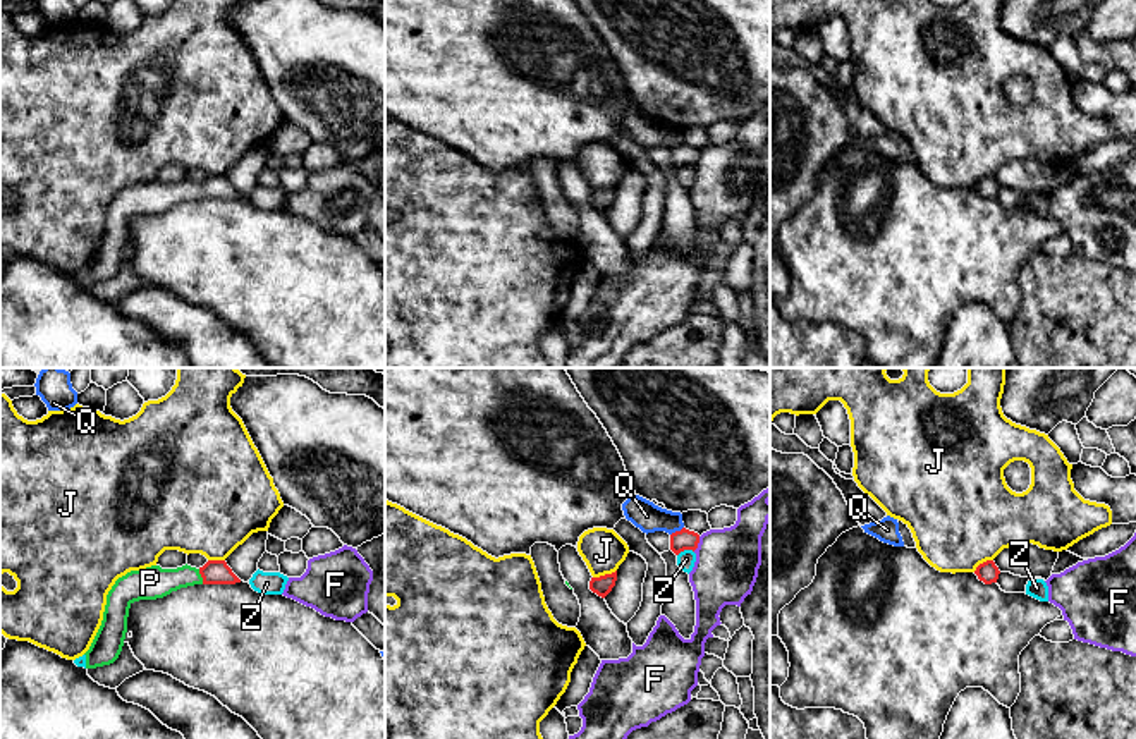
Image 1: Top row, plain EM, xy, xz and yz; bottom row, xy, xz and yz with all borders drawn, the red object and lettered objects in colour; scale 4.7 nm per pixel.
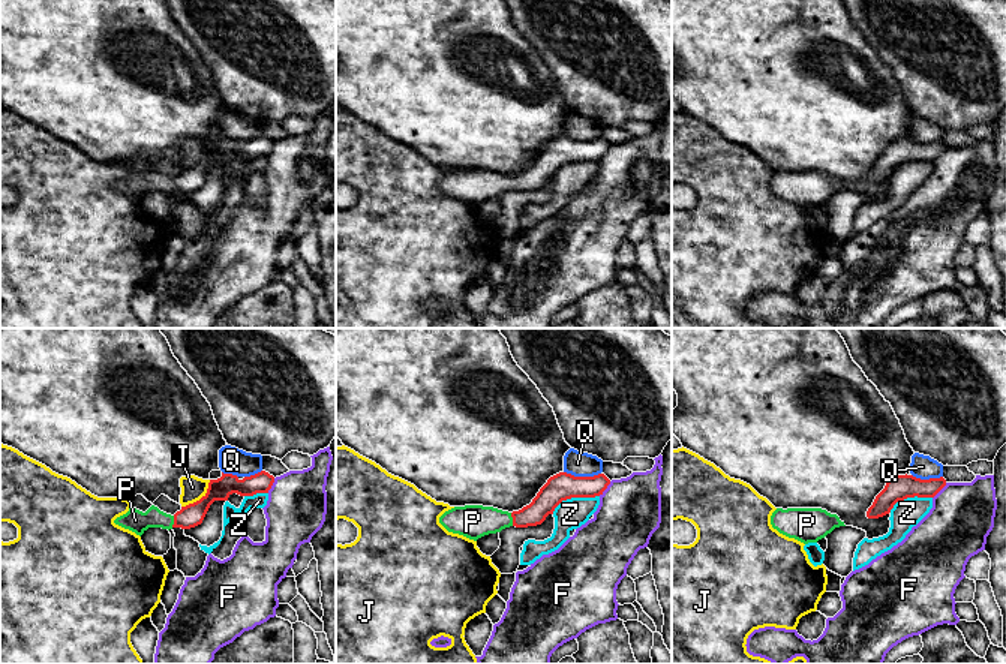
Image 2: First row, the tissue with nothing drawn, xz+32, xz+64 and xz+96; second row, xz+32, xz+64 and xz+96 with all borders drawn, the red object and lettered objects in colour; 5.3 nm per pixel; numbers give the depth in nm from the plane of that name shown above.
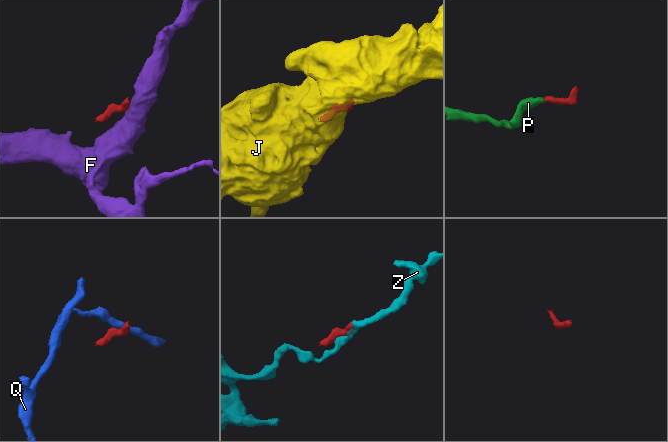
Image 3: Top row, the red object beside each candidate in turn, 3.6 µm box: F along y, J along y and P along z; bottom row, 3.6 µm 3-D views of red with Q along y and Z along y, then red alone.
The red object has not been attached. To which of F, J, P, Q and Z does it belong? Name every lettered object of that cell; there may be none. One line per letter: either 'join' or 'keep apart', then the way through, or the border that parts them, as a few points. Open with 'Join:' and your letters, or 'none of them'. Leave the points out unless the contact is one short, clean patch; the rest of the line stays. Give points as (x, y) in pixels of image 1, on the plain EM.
Join: P
F: keep apart | along xz (700, 152), (693, 165)
J: keep apart | along xz (616, 184), (593, 193)
P: join | across xy (213, 186), (201, 191), (150, 198)
Q: keep apart | along xz (683, 141), (671, 150)
Z: keep apart | along xz (693, 165), (683, 165), (677, 171)

